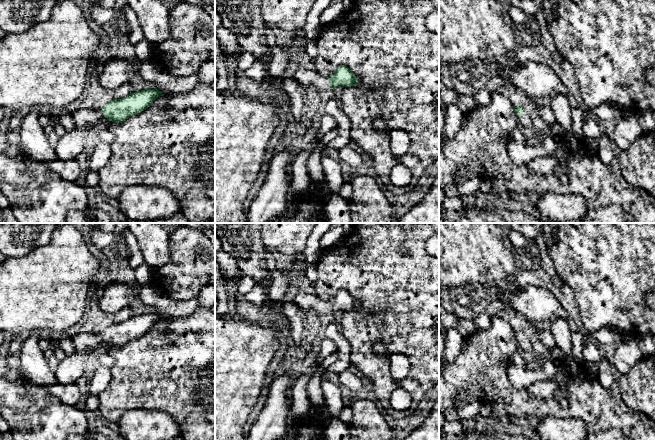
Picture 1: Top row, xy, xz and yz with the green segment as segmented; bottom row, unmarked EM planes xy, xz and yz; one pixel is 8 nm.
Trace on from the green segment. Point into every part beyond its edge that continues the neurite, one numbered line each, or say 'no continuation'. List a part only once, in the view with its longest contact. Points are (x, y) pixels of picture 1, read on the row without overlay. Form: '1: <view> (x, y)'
1: xz (305, 301)

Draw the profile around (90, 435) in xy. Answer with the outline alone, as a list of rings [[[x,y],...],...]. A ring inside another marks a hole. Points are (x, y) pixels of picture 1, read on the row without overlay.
[[[89,430],[84,434],[71,434],[66,440],[109,440],[105,435]]]

